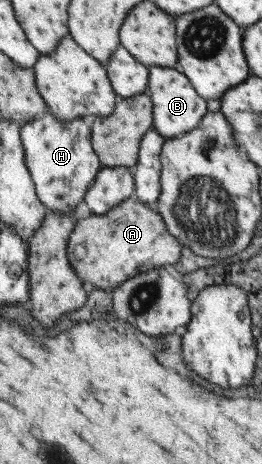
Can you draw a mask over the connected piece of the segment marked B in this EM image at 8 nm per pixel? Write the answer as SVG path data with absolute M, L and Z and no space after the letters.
M149 66L147 92L153 103L153 127L165 138L176 138L192 131L209 112L207 101L198 95L190 80L178 67Z

